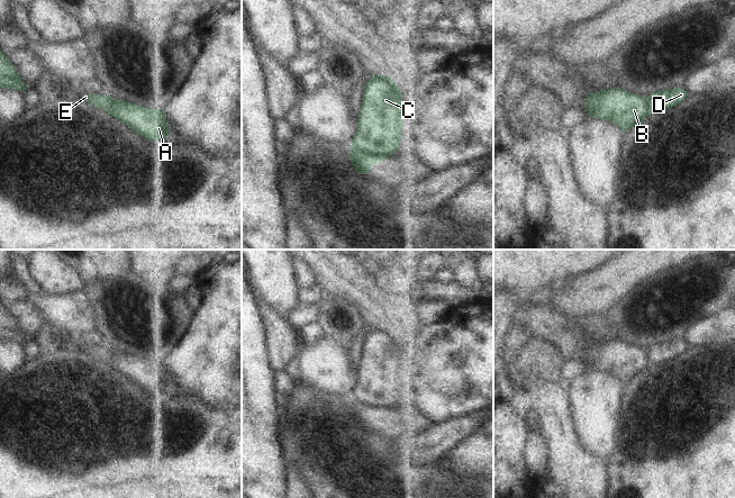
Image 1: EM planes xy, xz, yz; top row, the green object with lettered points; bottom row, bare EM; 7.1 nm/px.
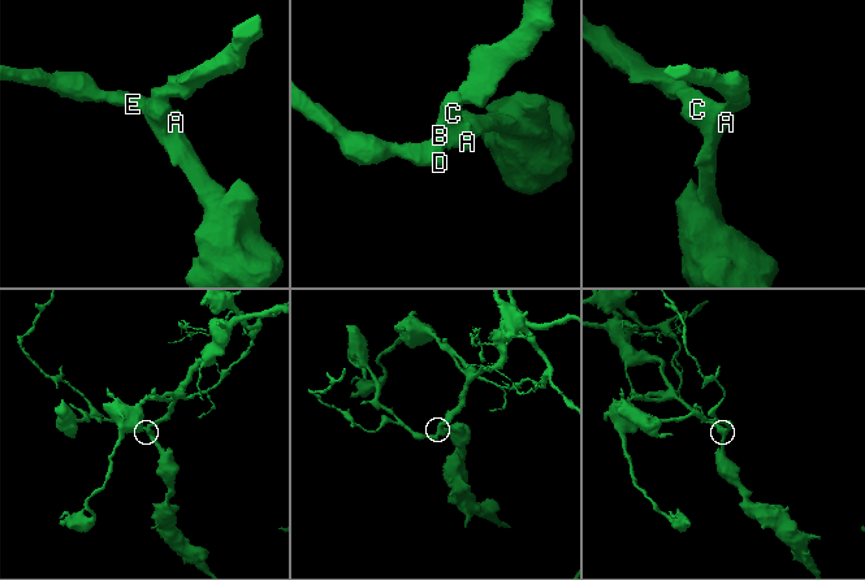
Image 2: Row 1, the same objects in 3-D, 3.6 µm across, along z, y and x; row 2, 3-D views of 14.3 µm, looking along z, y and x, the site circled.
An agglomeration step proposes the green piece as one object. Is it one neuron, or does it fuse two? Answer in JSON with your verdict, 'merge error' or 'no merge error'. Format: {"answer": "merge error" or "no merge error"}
{"answer": "merge error"}

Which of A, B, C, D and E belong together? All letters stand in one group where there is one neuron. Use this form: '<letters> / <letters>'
A B C / D E

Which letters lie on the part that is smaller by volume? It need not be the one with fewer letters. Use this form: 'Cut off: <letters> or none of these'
Cut off: D, E

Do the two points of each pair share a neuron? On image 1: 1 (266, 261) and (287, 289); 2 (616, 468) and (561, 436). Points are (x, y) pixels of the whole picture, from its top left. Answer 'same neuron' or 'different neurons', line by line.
1: same neuron
2: different neurons

